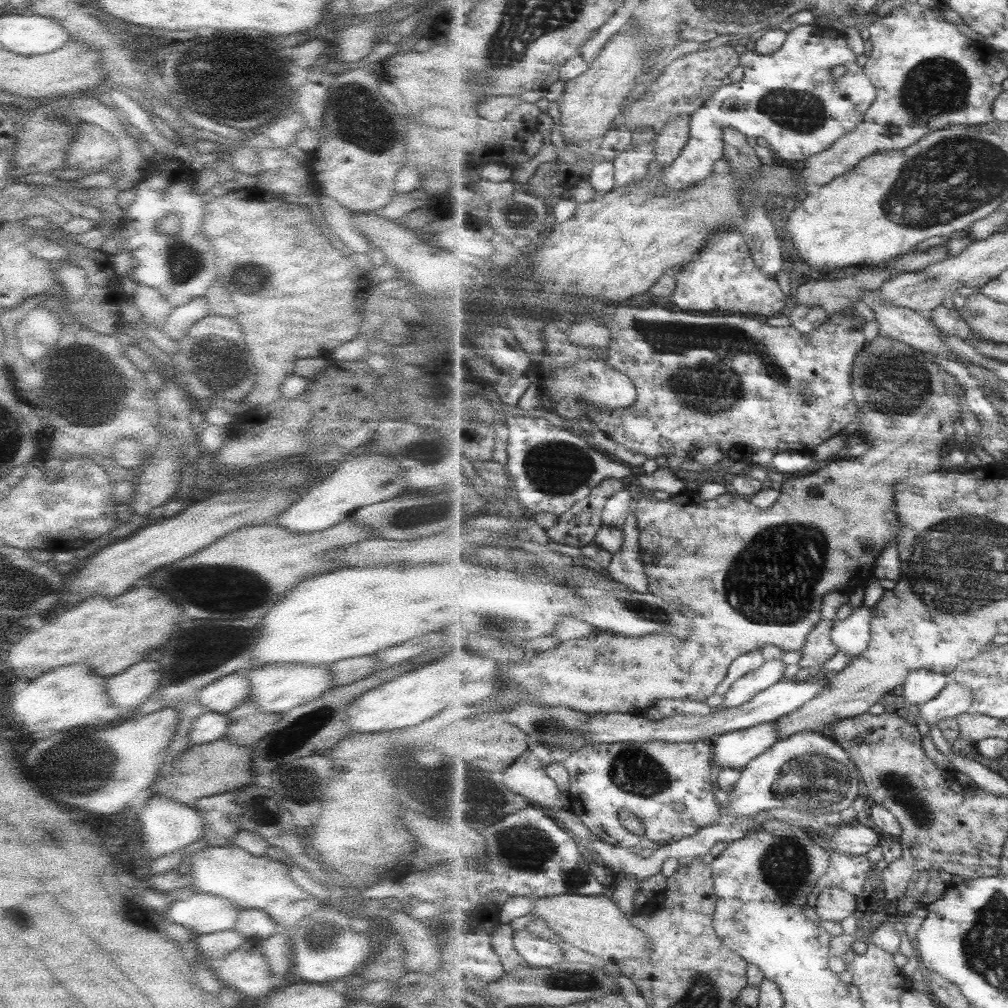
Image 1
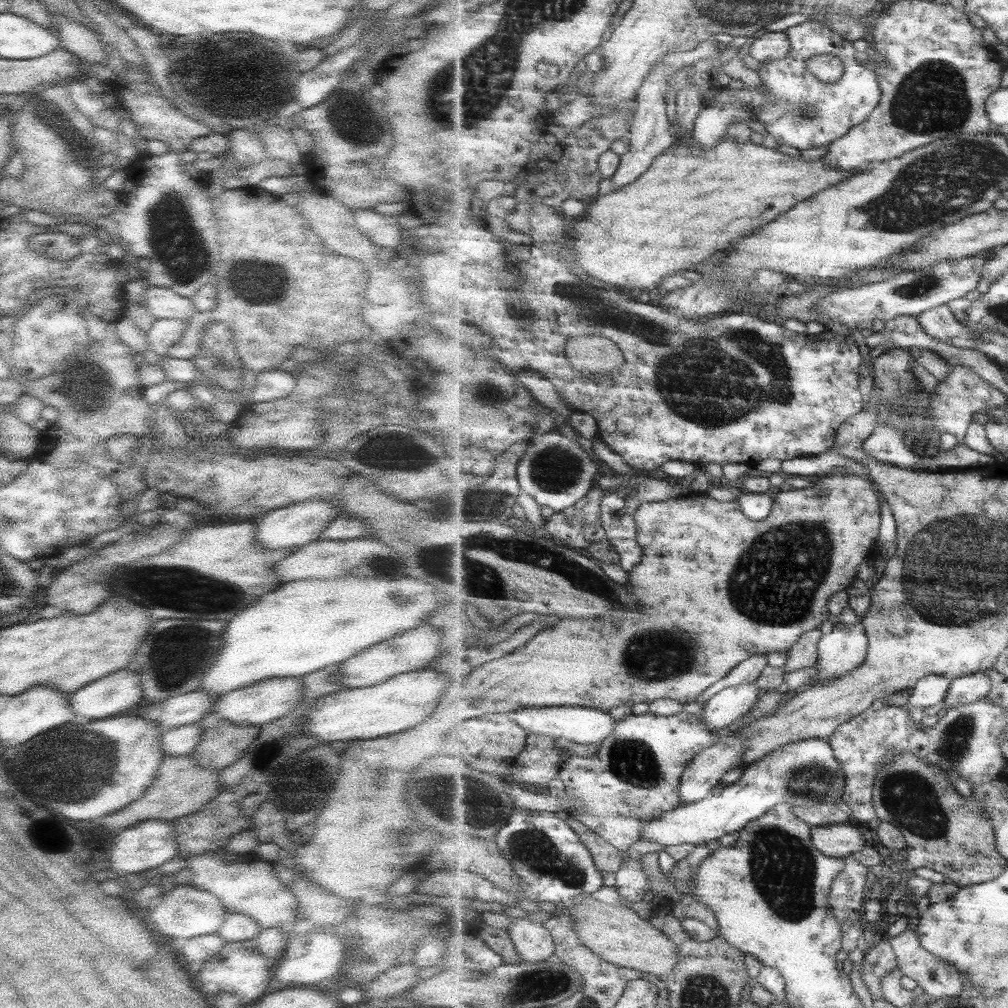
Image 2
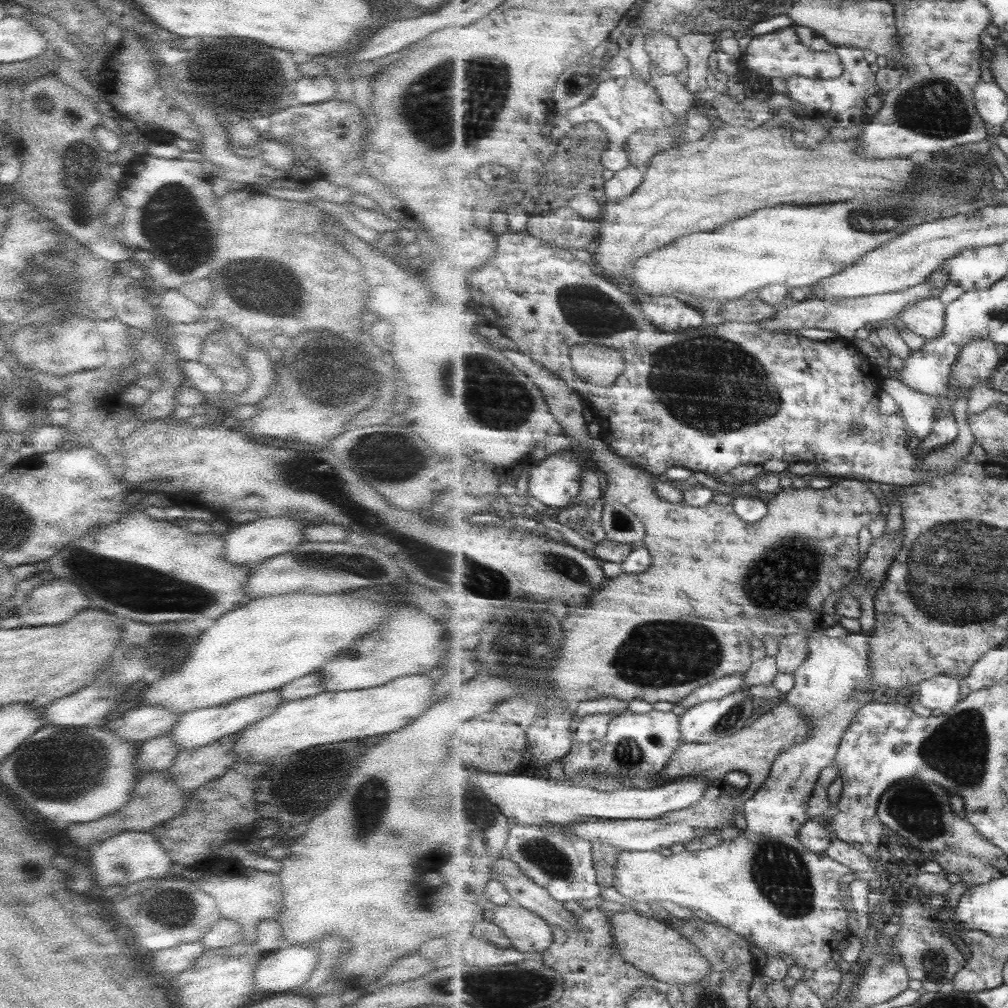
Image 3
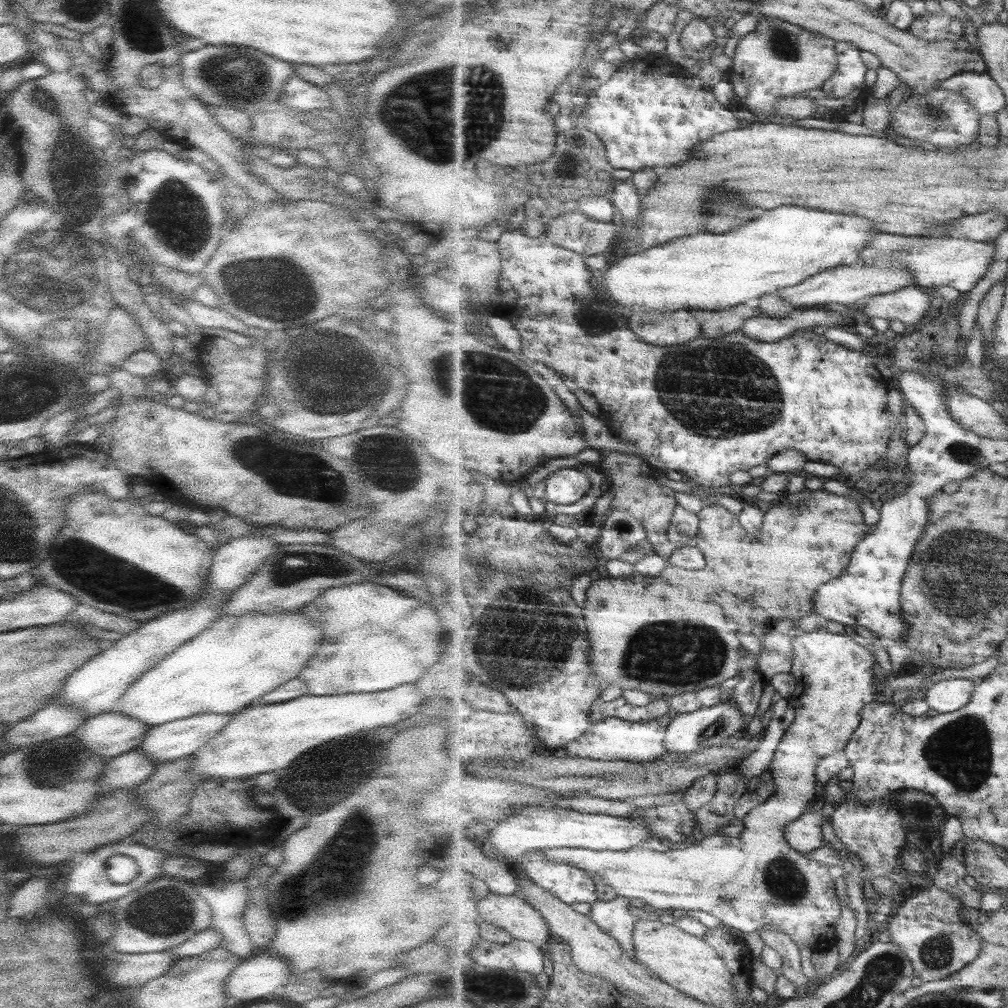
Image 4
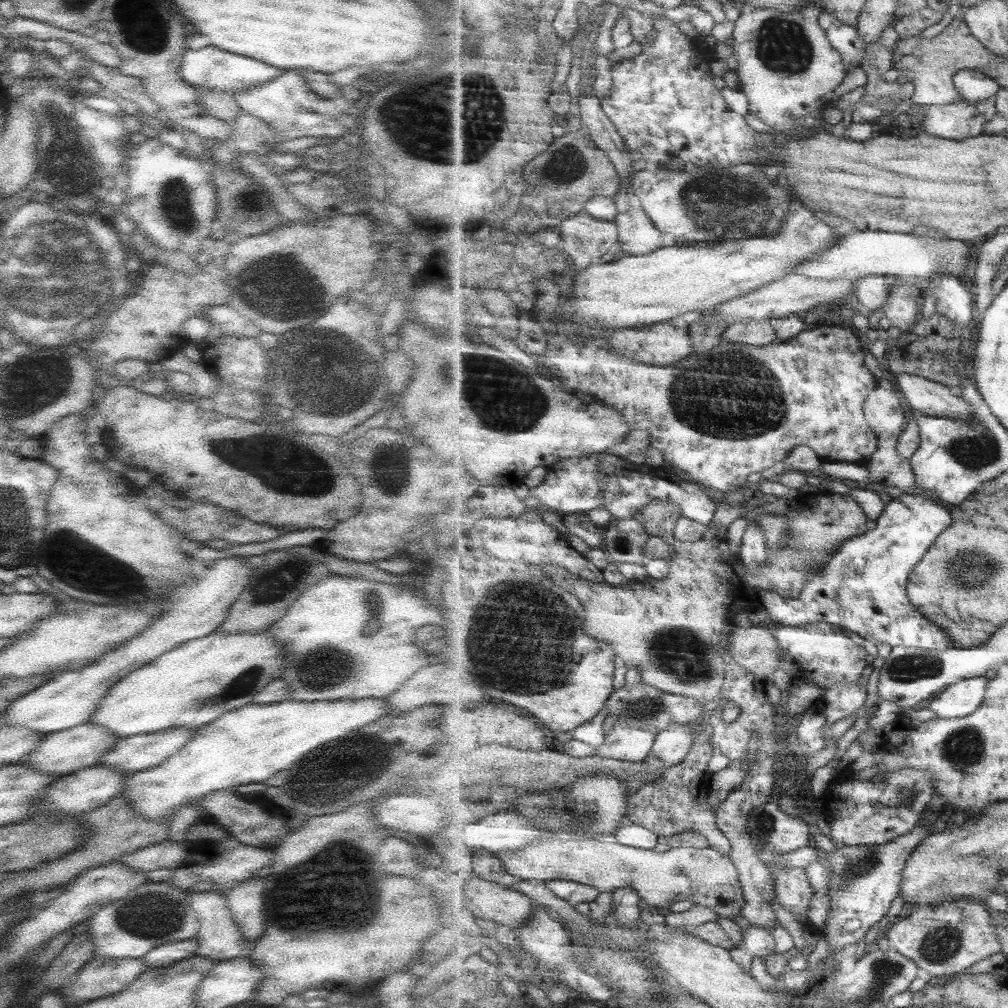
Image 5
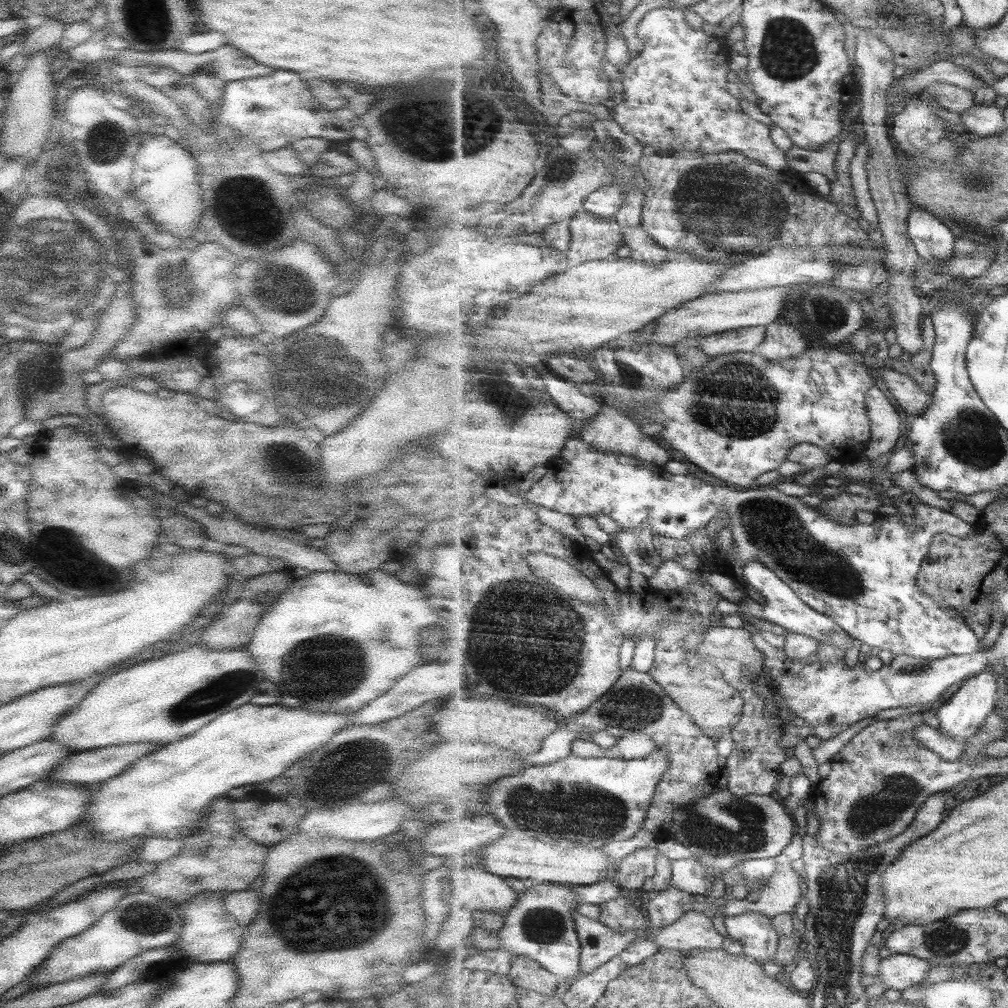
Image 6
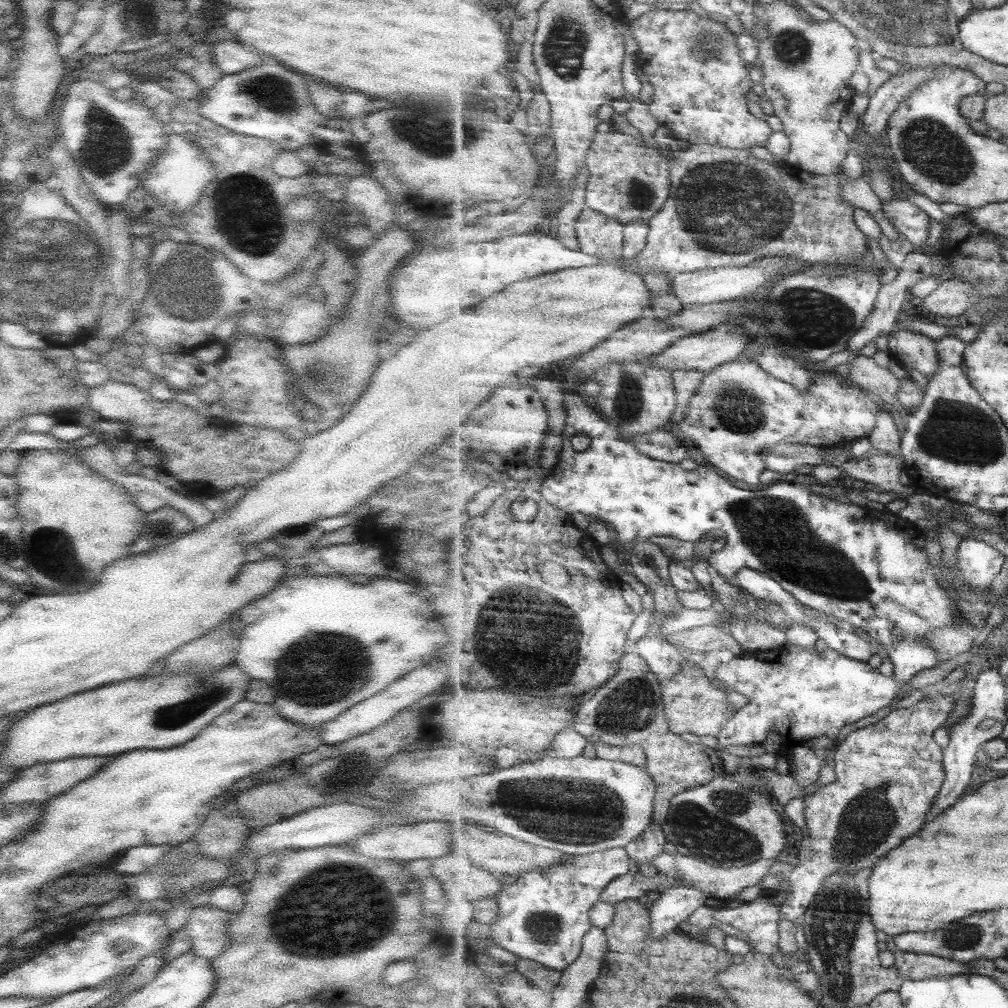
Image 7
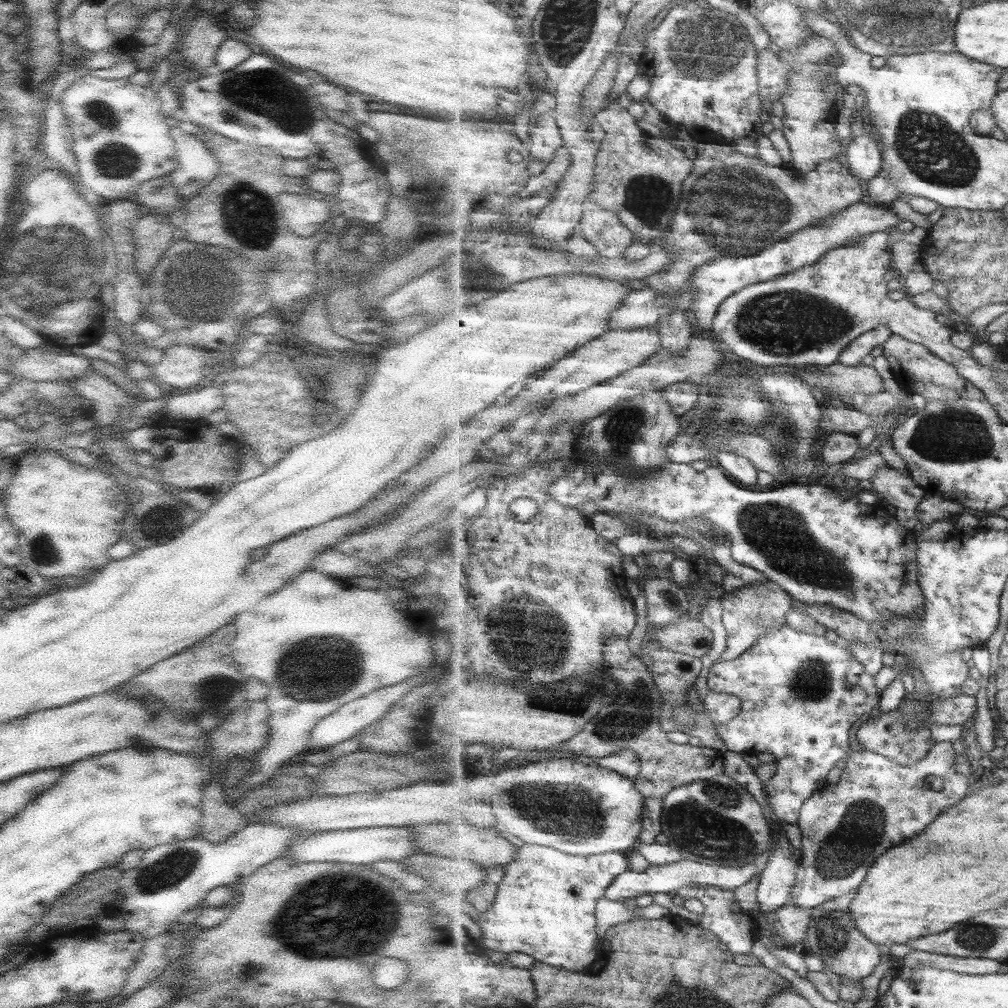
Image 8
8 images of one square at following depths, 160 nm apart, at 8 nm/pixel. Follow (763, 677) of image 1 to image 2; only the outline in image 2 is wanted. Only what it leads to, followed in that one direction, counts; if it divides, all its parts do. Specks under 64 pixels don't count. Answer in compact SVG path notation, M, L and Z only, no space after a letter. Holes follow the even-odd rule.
M755 683L732 686L712 696L703 706L701 719L713 734L725 734L737 728L739 720L751 712L763 692Z

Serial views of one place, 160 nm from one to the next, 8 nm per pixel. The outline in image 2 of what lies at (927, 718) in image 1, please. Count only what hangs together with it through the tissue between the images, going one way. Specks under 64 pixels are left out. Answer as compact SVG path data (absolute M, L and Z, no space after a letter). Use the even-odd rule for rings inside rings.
M986 671L975 672L951 681L945 697L946 710L965 704L973 704L986 698L991 690L991 679Z

